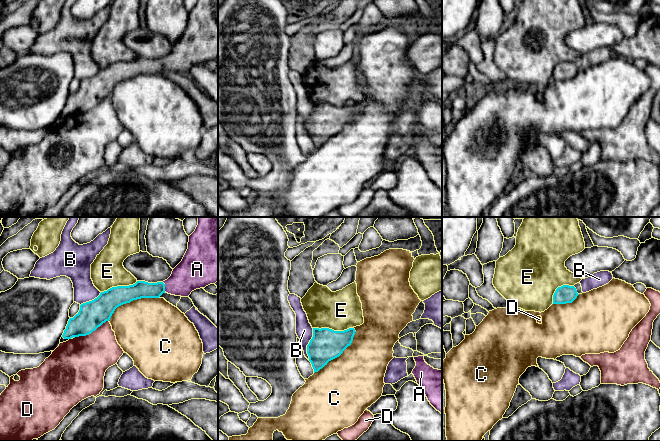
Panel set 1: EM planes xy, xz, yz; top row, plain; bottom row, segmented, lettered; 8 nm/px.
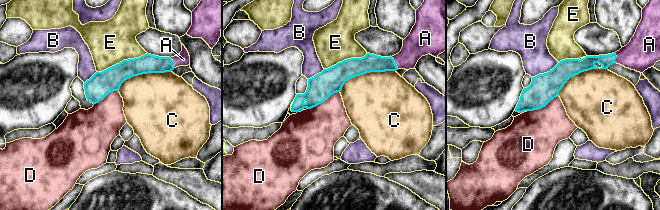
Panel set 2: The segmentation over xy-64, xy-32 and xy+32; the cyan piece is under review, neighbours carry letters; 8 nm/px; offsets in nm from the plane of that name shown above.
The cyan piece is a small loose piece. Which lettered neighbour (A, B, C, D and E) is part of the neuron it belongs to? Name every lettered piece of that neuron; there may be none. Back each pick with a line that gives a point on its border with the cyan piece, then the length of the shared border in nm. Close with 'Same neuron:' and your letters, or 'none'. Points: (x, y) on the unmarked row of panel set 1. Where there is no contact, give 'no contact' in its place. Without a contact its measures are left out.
A: xy (164, 63) | 80 nm
Same neuron: A

